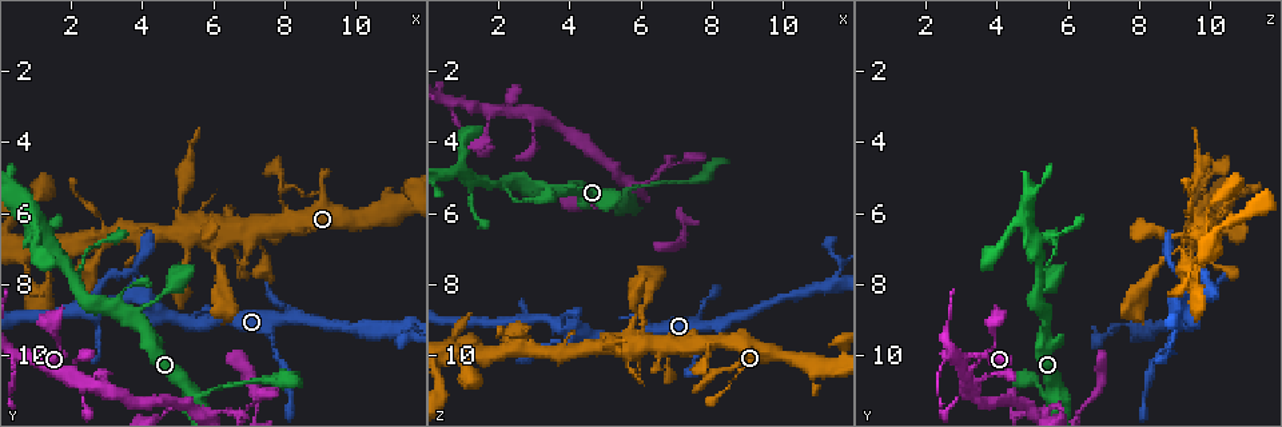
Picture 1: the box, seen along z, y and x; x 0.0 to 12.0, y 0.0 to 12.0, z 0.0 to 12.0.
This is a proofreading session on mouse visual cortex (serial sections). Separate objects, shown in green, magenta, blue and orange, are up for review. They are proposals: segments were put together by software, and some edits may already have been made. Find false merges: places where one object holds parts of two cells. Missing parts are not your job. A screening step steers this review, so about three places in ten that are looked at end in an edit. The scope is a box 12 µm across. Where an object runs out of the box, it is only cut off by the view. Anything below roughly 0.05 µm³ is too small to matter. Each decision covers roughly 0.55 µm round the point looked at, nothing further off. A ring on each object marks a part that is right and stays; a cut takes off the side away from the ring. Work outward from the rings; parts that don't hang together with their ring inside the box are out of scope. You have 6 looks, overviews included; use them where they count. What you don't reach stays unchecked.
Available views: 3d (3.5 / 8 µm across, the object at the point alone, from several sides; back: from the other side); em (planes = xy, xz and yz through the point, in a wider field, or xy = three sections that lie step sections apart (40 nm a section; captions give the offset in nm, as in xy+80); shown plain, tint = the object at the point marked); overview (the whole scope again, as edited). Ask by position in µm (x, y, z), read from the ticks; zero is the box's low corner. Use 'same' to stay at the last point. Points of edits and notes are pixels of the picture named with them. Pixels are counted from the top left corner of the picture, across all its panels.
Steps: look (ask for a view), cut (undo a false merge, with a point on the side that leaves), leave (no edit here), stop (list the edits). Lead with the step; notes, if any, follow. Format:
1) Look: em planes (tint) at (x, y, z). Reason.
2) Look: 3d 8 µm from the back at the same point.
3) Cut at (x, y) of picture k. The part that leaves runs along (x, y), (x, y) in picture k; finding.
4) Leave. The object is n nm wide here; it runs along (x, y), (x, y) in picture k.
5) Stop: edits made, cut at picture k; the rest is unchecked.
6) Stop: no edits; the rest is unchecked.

Look: 3d 3.5 µm at (8.1, 8.8, 9.2). Three-way junction.

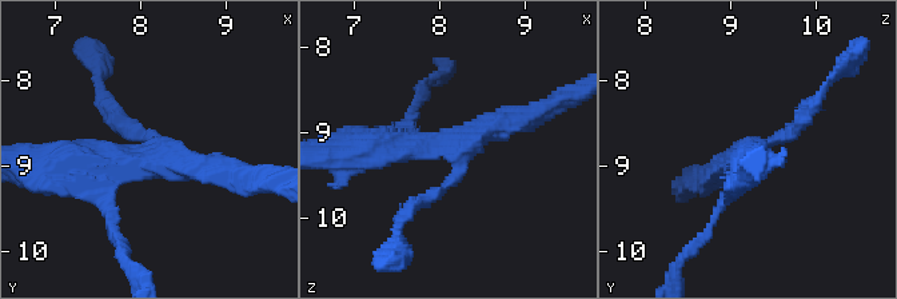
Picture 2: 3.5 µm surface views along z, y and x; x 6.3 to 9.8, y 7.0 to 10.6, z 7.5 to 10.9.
Look: em planes (tint) at (8.15, 8.85, 9.20).

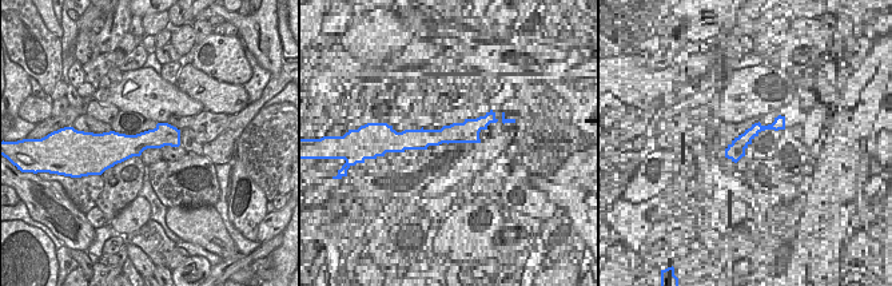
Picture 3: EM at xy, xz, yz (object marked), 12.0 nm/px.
Look: em xy step 1 (tint) at the same point. Cut it another way.

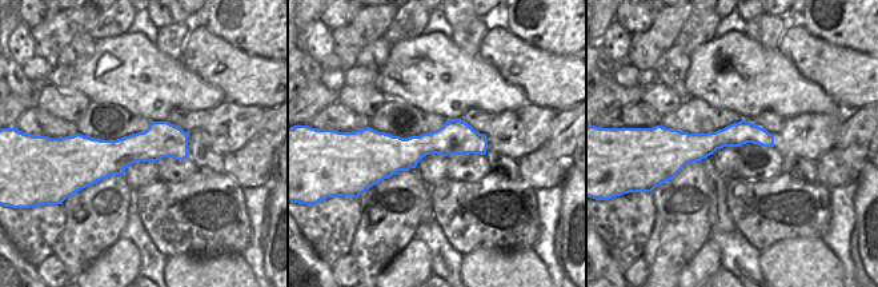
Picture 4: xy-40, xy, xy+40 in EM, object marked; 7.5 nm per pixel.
Leave. The arms are 150, 300, 350 nm wide; it runs along (184, 135), (115, 156), (69, 156) in picture 4; continuous, no second cell.

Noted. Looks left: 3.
Look: 3d 3.5 µm at (3.7, 8.8, 5.4). Arms part here.

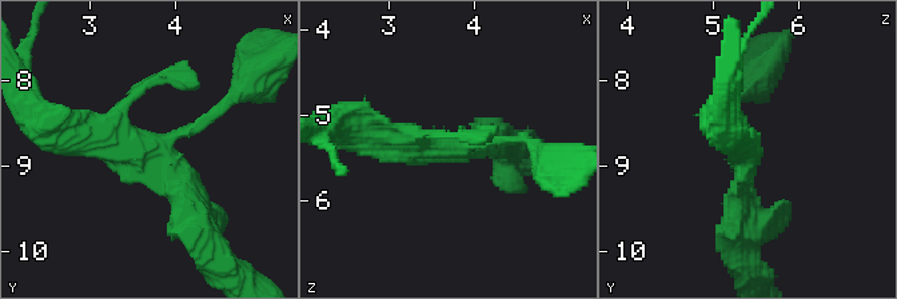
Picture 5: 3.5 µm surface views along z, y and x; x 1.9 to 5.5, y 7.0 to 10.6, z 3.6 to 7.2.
Look: em planes (tint) at (3.80, 8.85, 5.40). Shape alone is not enough.

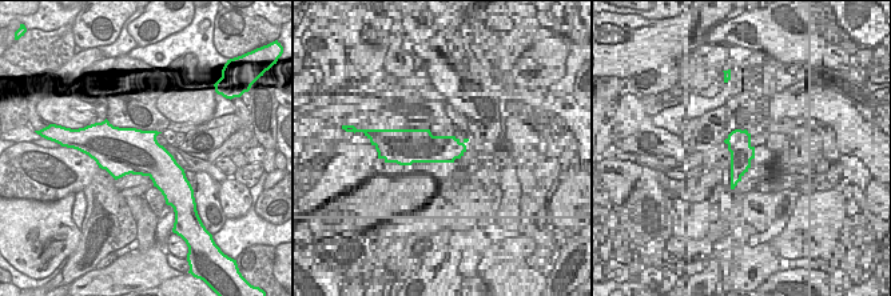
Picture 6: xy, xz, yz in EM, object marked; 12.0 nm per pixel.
Look: em xy step 5 (tint) at the same point. Cut it another way.

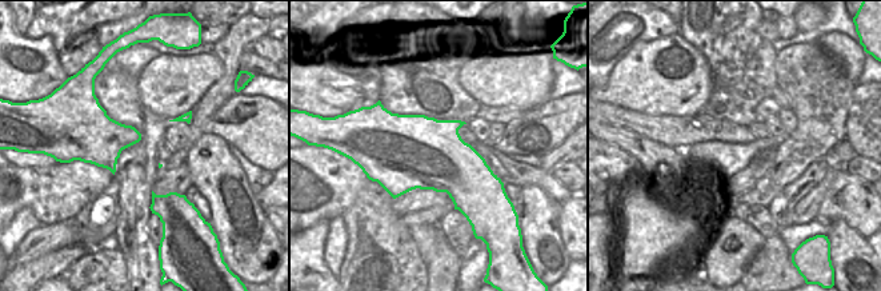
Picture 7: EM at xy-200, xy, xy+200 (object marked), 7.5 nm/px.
Leave. It runs along (200, 227), (151, 150), (72, 138) in picture 5; continuous, no second cell.

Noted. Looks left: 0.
Stop: no edits; the rest is unchecked.

